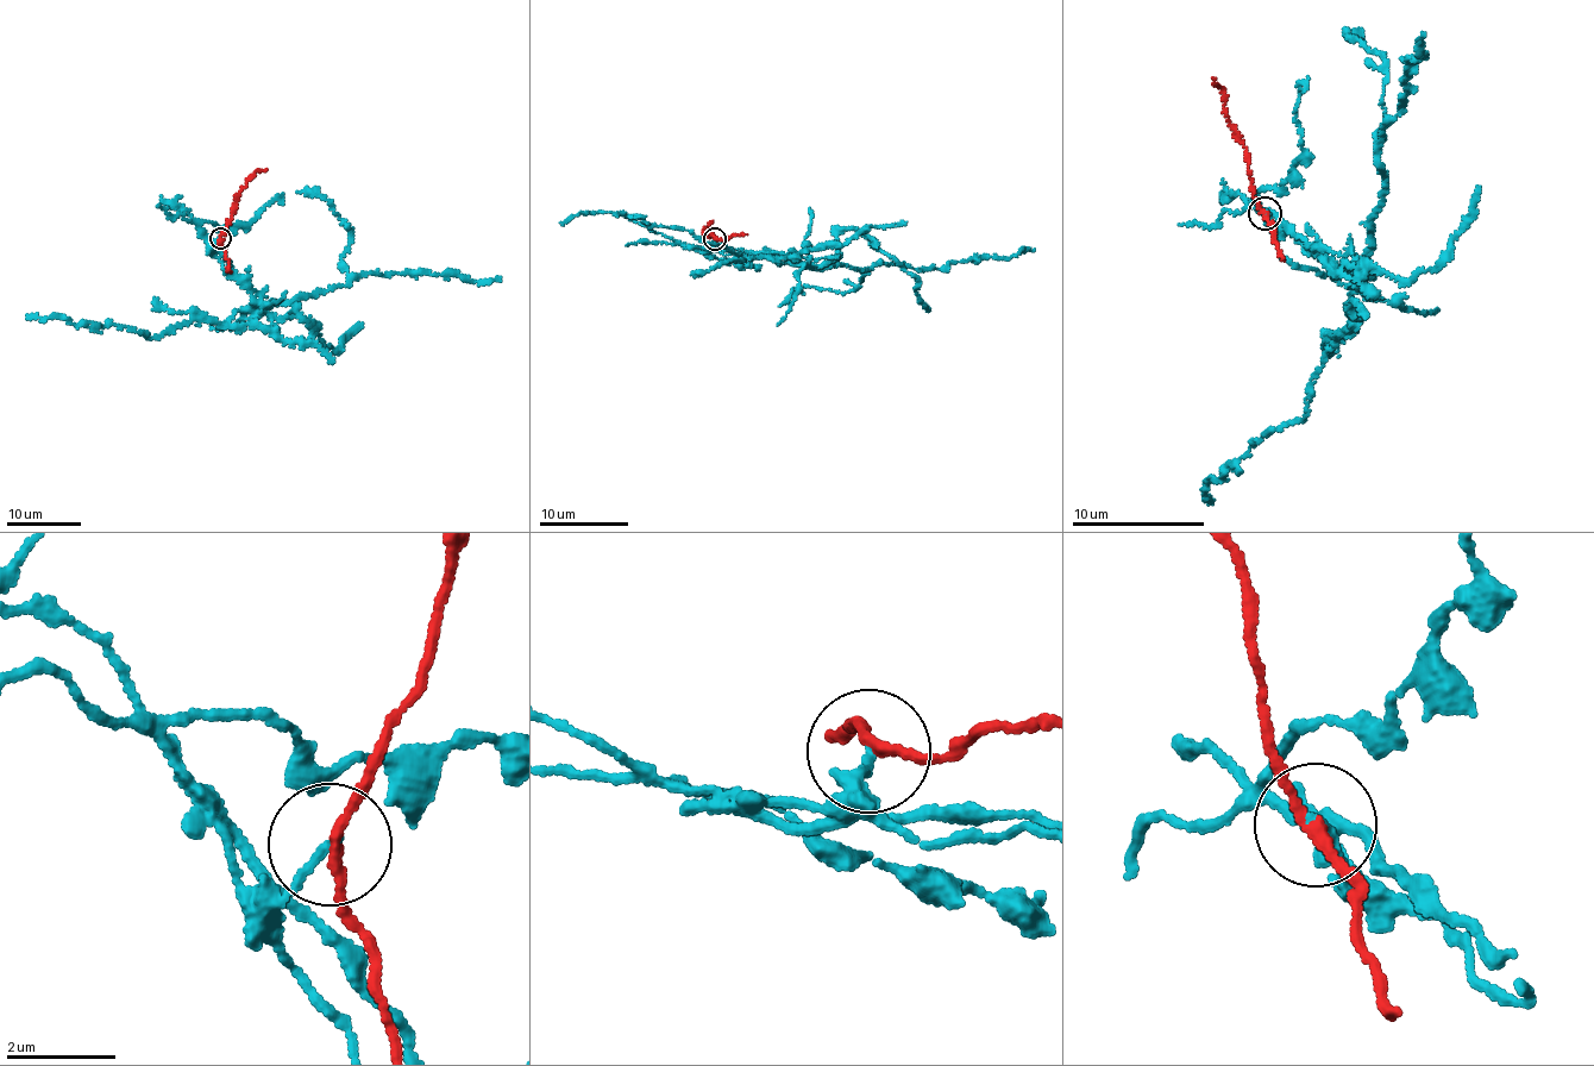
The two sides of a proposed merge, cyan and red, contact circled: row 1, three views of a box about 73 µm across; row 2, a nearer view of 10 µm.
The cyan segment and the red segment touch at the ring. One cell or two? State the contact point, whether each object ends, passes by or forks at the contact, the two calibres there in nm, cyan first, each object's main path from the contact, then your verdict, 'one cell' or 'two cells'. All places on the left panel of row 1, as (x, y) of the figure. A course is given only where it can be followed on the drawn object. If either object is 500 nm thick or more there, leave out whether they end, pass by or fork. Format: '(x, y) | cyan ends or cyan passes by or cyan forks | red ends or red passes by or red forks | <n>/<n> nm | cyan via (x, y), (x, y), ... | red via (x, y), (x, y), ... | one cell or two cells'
(220, 238) | cyan ends | red passes by | 160/180 nm | cyan via (220, 239), (214, 248), (262, 309), (369, 274), (455, 274), (484, 283), (501, 277) | red via (220, 239), (239, 190), (265, 169) | two cells

